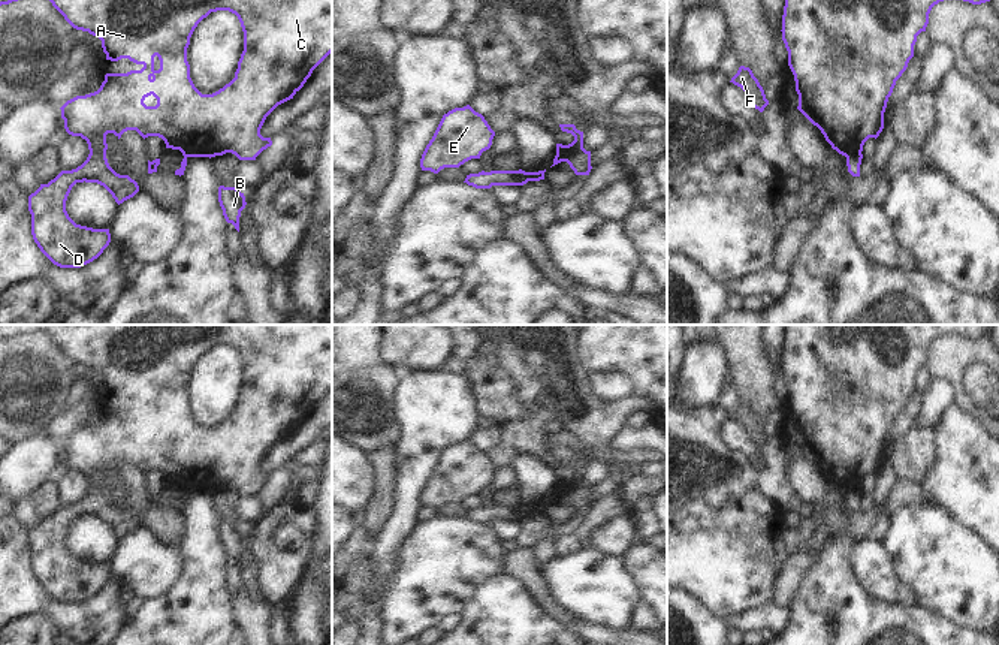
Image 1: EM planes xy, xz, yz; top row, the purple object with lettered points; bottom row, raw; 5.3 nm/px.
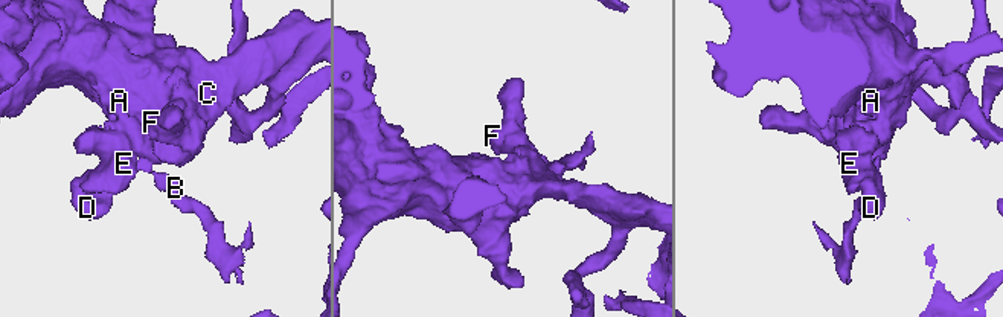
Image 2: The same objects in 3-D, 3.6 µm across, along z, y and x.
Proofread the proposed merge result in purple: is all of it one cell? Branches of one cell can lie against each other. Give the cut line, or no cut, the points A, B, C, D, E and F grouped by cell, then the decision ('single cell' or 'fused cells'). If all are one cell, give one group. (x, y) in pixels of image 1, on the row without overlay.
cut in yz along (847, 491), (862, 493); A C D E F / B; fused cells

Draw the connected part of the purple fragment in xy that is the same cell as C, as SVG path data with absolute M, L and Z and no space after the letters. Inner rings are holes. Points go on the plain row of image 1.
M0 325L0 341L22 334L49 335L73 364L88 367L102 376L106 395L129 394L144 401L141 406L127 409L106 409L97 427L76 431L60 443L66 467L85 474L90 489L81 501L61 506L28 531L33 575L40 587L60 603L81 603L97 594L111 578L109 564L81 561L69 552L66 536L76 518L103 521L118 540L139 527L135 515L117 509L109 501L108 468L114 468L118 474L127 465L136 465L144 474L159 471L166 483L179 485L184 492L211 494L232 488L239 495L256 495L272 480L271 473L260 470L266 452L278 440L293 434L313 406L332 388L332 325ZM217 346L229 346L238 352L244 367L244 386L235 413L218 427L202 430L190 413L187 383L197 359Z

